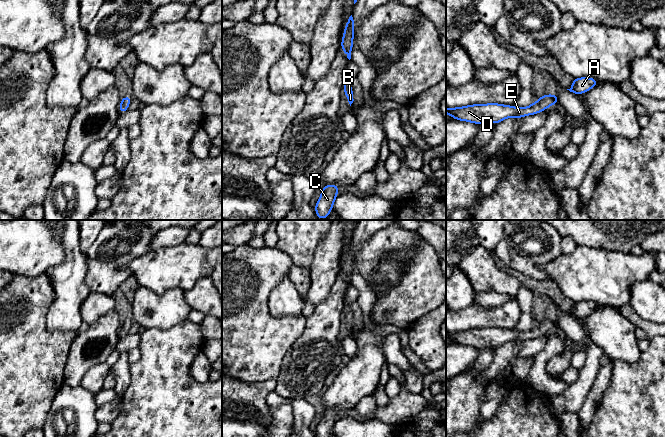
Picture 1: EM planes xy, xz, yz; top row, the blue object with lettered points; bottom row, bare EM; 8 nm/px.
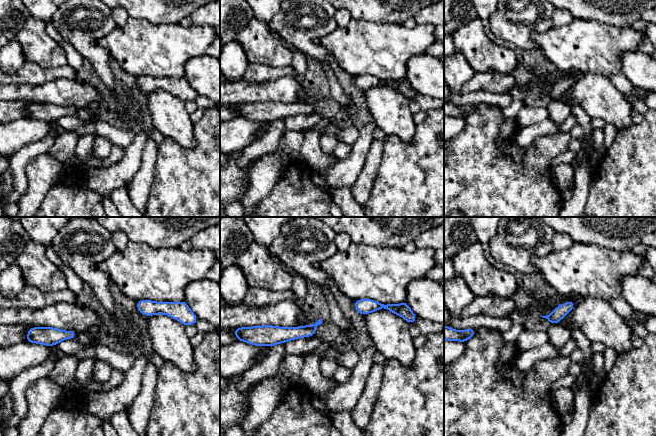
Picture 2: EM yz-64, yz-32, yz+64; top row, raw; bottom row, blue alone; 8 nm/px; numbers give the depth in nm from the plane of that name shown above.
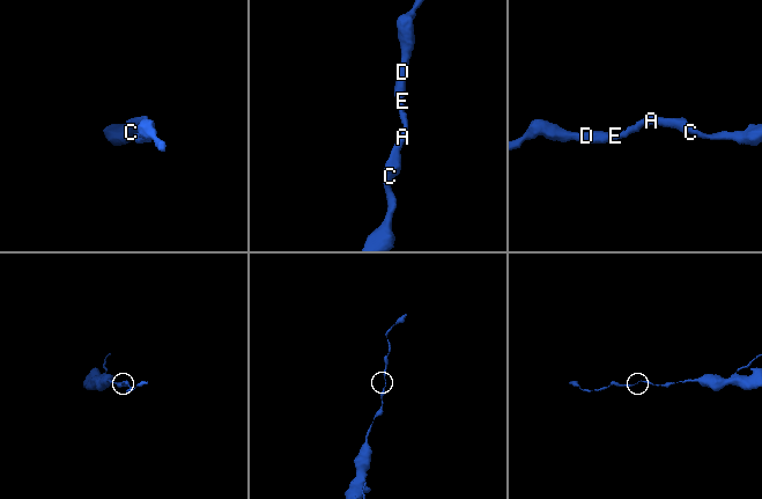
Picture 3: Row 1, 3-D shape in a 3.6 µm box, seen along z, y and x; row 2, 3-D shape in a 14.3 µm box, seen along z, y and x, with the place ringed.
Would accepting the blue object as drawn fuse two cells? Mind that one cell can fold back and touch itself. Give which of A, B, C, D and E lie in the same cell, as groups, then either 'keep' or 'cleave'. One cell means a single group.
groups A B C D E; keep

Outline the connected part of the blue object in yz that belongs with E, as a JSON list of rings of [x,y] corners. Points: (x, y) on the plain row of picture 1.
[[[547,318],[541,320],[537,326],[533,326],[529,331],[517,332],[498,327],[475,328],[458,332],[446,332],[446,338],[451,339],[455,344],[468,345],[475,348],[497,348],[509,341],[518,343],[526,339],[540,337],[557,326],[559,326],[557,318]]]

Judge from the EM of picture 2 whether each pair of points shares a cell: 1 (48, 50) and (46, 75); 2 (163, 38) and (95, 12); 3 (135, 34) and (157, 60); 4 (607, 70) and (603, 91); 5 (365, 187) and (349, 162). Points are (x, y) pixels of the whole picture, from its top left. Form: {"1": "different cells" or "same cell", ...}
{"1": "different cells", "2": "different cells", "3": "same cell", "4": "different cells", "5": "different cells"}

